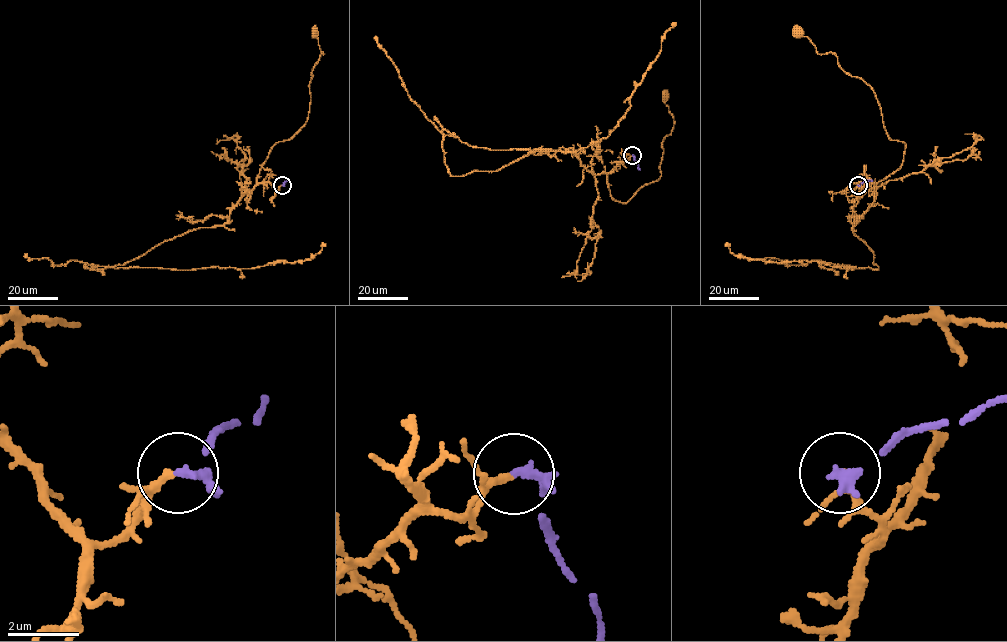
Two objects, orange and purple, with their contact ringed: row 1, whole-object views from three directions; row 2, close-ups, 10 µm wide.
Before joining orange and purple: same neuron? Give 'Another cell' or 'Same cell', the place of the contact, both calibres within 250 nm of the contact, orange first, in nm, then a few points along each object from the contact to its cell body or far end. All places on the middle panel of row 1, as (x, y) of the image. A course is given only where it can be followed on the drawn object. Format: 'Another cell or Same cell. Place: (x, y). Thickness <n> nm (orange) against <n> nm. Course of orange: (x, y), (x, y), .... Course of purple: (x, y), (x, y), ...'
Same cell. Place: (632, 155). Thickness 150 nm (orange) against 170 nm. Course of orange: (632, 156), (607, 175), (610, 196), (616, 201), (626, 202), (661, 176), (662, 142), (674, 123), (665, 95). Course of purple: (632, 156), (640, 170)

